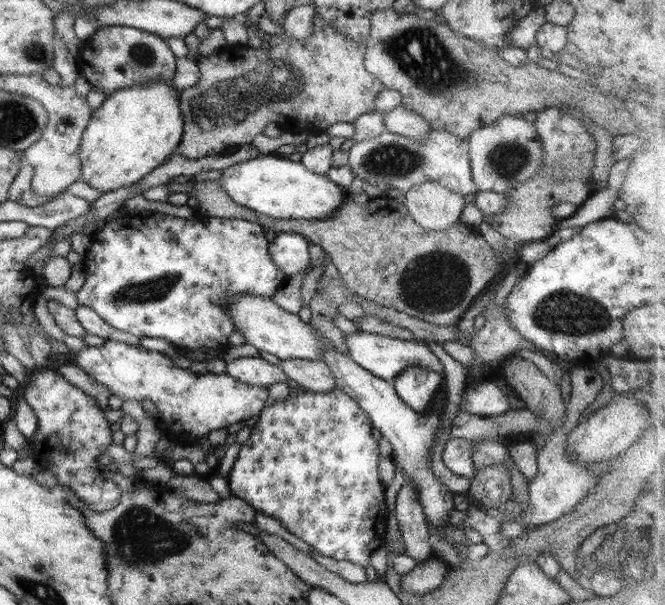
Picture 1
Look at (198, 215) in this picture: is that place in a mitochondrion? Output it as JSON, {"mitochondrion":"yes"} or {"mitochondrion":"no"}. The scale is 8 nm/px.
{"mitochondrion":"no"}

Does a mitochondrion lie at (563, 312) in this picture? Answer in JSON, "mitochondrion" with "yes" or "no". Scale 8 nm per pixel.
{"mitochondrion":"yes"}

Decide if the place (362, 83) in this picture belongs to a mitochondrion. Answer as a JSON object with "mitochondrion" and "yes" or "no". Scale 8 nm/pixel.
{"mitochondrion":"no"}

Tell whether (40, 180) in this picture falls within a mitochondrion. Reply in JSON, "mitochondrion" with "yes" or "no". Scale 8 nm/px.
{"mitochondrion":"no"}

